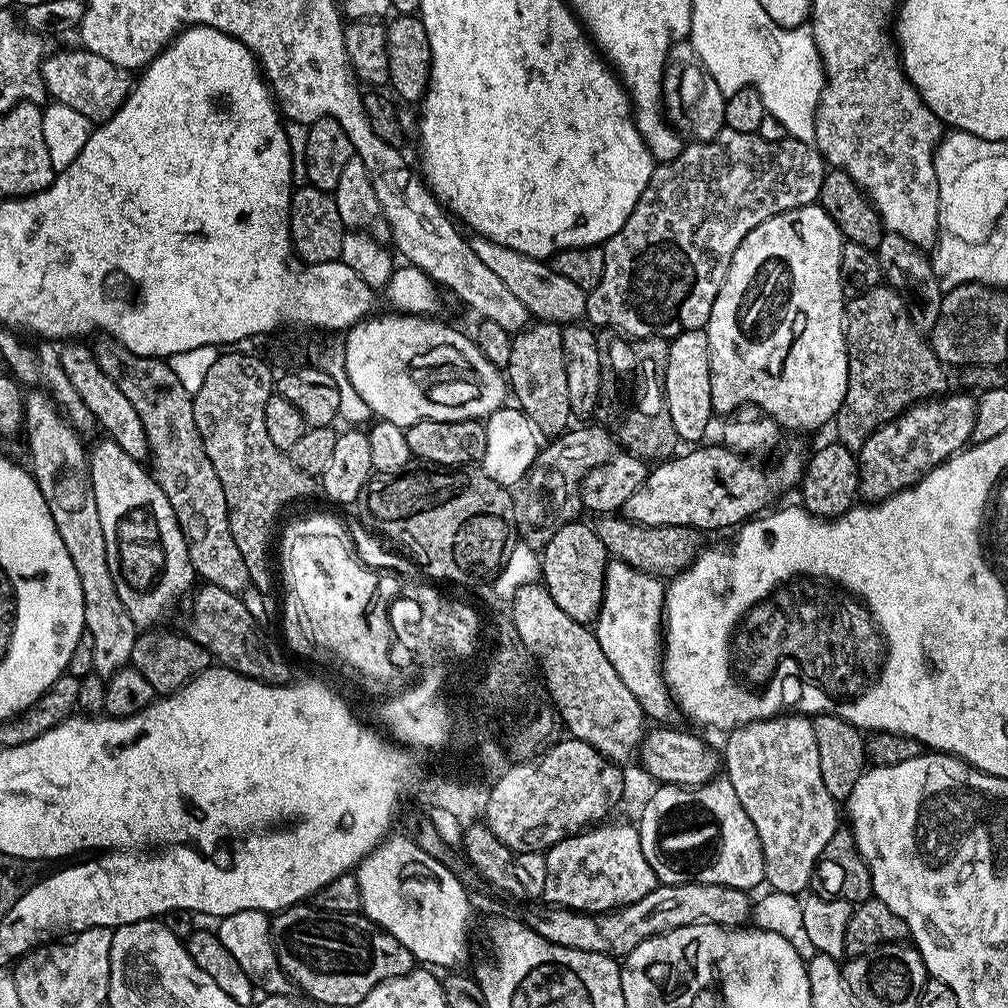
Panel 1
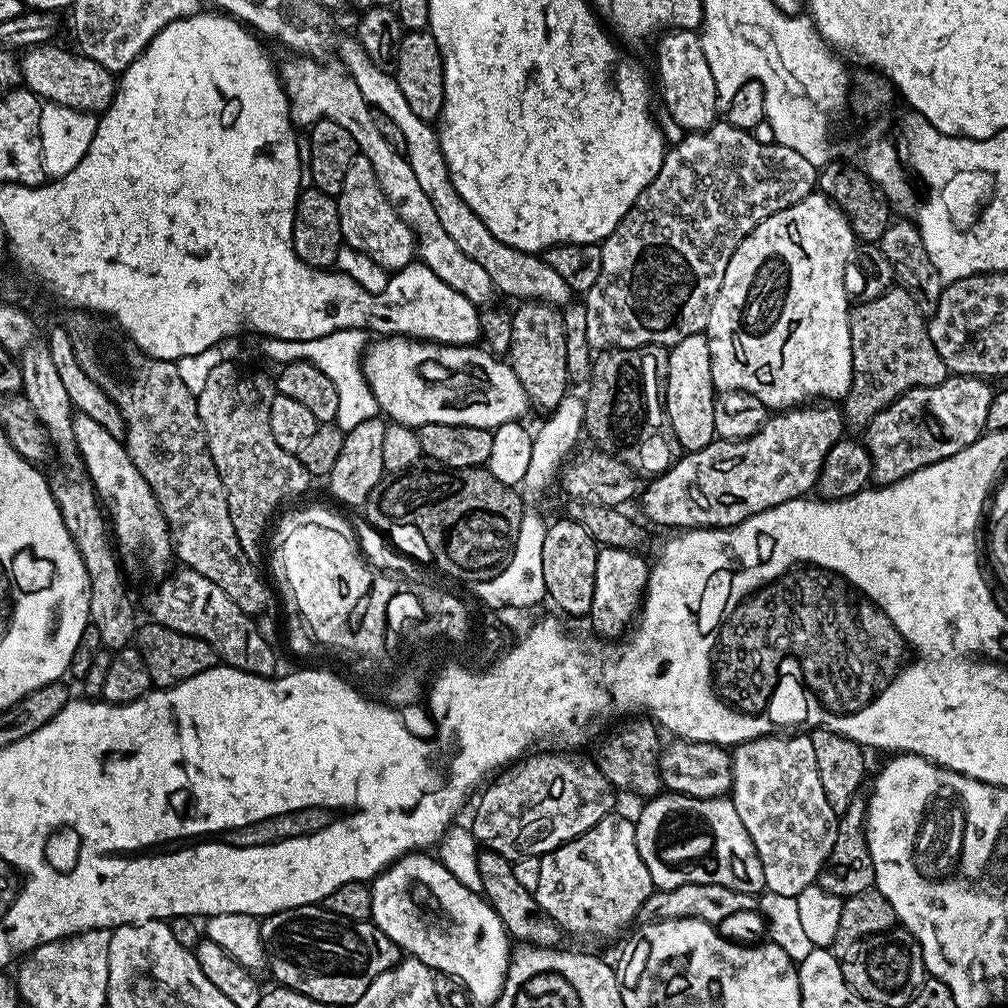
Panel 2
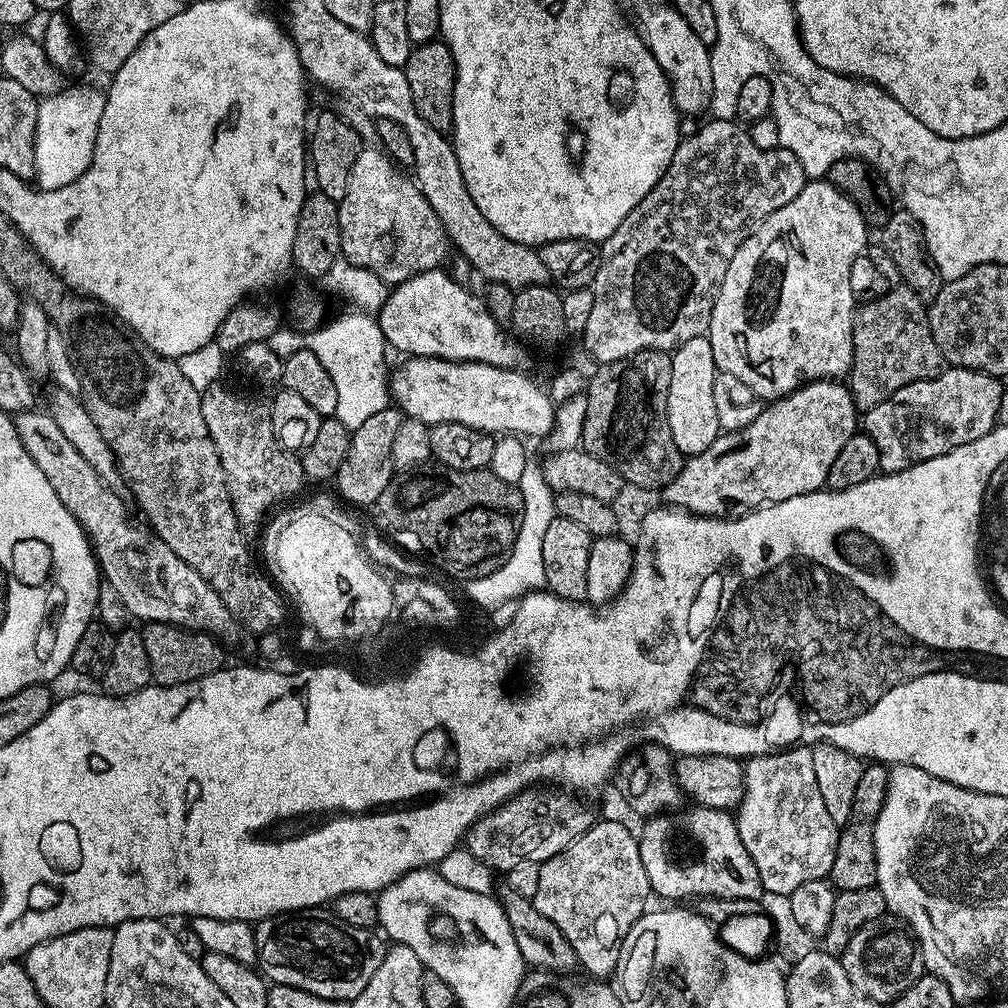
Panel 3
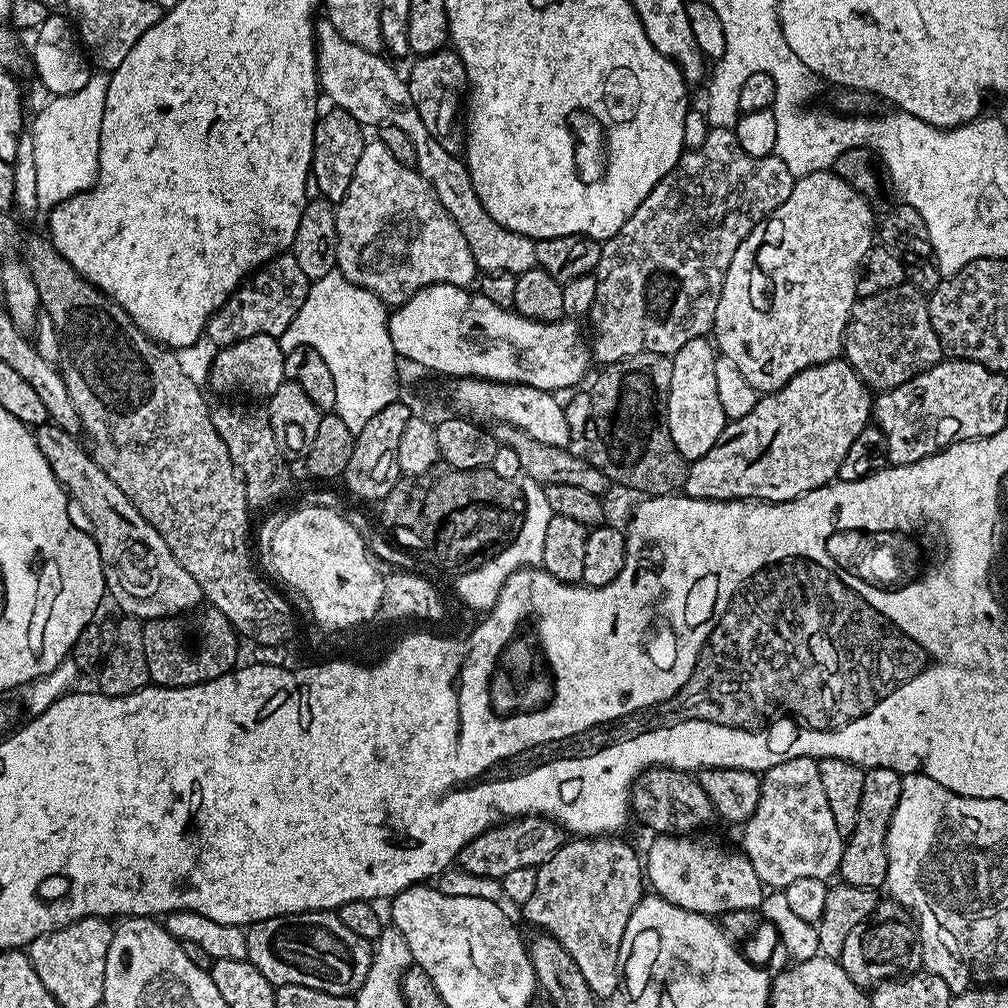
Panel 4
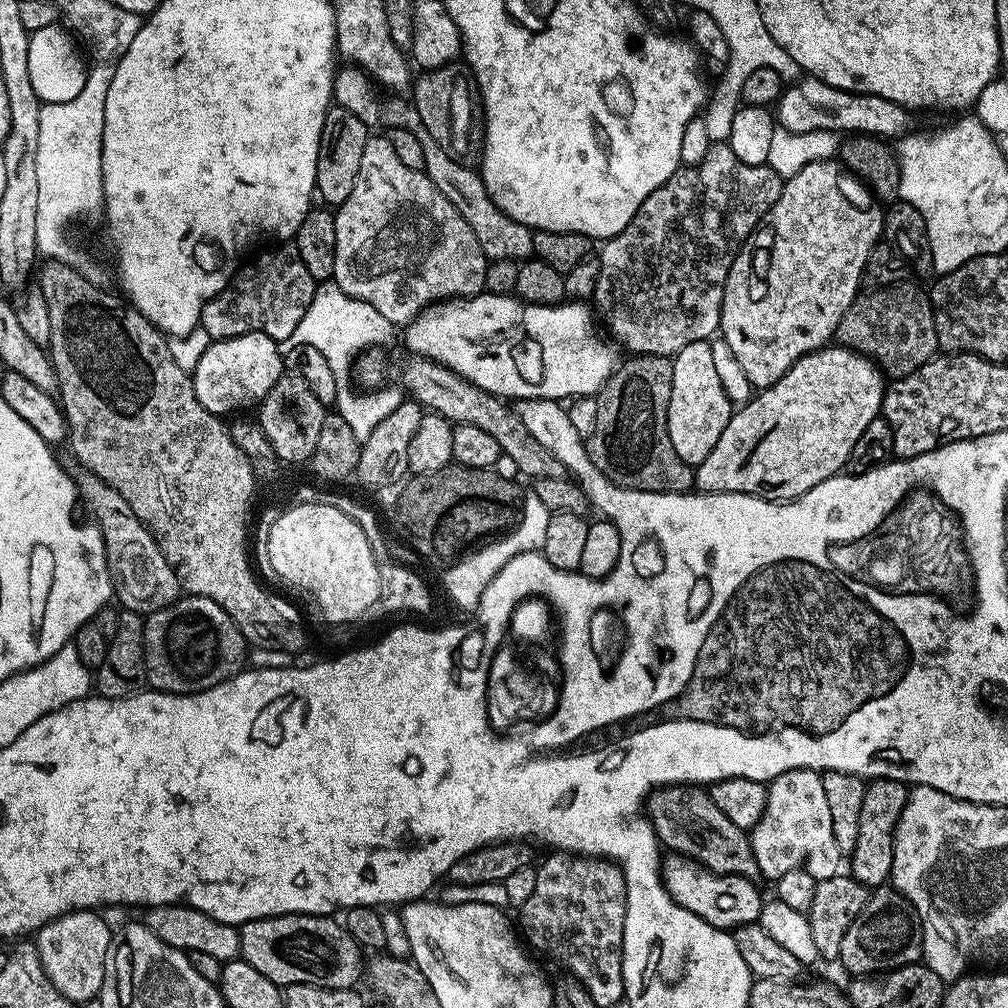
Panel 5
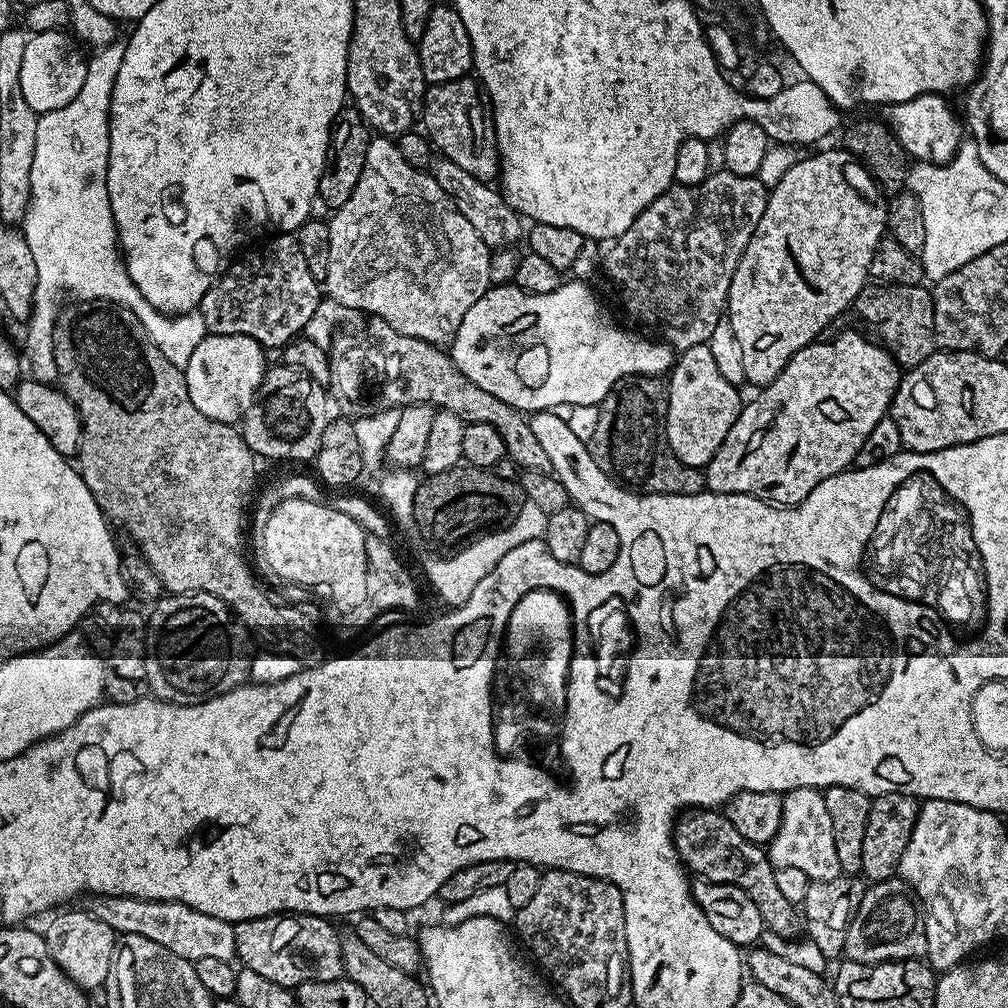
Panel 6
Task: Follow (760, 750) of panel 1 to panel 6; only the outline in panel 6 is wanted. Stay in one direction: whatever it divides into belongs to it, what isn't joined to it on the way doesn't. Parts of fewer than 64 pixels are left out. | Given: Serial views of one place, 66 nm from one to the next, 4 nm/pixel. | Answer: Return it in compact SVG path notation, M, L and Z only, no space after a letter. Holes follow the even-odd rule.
M800 787L783 793L782 826L767 845L768 861L773 869L795 866L808 876L809 881L829 880L841 876L838 866L838 850L834 850L834 829L830 826L830 814L826 814L826 802L821 789Z

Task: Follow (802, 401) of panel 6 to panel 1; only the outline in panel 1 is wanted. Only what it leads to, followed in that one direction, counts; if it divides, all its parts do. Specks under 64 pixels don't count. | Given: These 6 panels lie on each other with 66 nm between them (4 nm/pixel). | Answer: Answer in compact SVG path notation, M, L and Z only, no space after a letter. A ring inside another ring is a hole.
M704 446L693 447L696 449L685 456L676 454L657 463L649 471L648 483L626 498L623 515L636 524L694 528L704 534L716 532L719 528L735 529L763 513L769 507L767 504L771 496L787 488L795 489L804 475L805 457L796 452L786 453L767 476L752 461L755 459L727 446L700 447Z

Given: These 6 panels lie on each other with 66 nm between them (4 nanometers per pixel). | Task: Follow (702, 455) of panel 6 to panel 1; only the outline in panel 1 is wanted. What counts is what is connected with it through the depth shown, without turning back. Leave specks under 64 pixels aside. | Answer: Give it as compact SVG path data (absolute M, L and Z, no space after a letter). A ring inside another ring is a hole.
M690 330L689 332L683 332L677 336L671 337L668 345L668 361L666 362L666 378L664 379L664 397L666 398L666 406L670 410L670 422L674 422L674 430L677 437L681 441L684 440L696 440L692 442L700 442L704 435L708 432L708 427L712 424L714 419L714 413L712 410L712 399L710 398L710 358L708 357L708 333L704 330Z

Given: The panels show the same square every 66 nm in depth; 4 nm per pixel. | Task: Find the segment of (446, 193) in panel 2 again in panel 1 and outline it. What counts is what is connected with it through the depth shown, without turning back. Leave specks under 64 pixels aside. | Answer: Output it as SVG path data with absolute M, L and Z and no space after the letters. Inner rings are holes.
M473 235L470 243L474 254L482 258L482 263L498 277L506 290L510 290L510 294L514 294L514 298L518 298L518 302L522 302L522 306L526 306L528 313L537 321L567 326L585 319L588 293L574 286L574 282L562 278L562 274L552 269L551 263L518 254L518 250L510 250L498 242L486 239L485 236Z

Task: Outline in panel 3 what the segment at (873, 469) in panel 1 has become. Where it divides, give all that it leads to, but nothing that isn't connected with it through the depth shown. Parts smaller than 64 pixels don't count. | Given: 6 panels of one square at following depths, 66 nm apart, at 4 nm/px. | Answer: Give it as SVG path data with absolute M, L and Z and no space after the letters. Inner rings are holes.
M948 366L934 378L910 382L902 386L902 390L894 390L886 402L878 402L878 406L862 416L863 431L867 432L874 446L878 446L880 472L901 472L918 462L938 458L966 442L974 442L974 438L982 438L982 434L993 431L998 424L998 406L1002 406L1002 394L1006 391L1005 385L1000 384L1003 383L997 377L985 372Z

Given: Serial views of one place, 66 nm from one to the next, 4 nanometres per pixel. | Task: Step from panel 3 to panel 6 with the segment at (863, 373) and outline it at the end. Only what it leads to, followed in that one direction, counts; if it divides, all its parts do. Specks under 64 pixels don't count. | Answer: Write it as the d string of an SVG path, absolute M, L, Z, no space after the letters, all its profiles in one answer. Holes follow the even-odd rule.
M869 283L856 295L855 312L871 339L885 348L901 369L917 368L938 350L934 334L934 302L927 287Z

